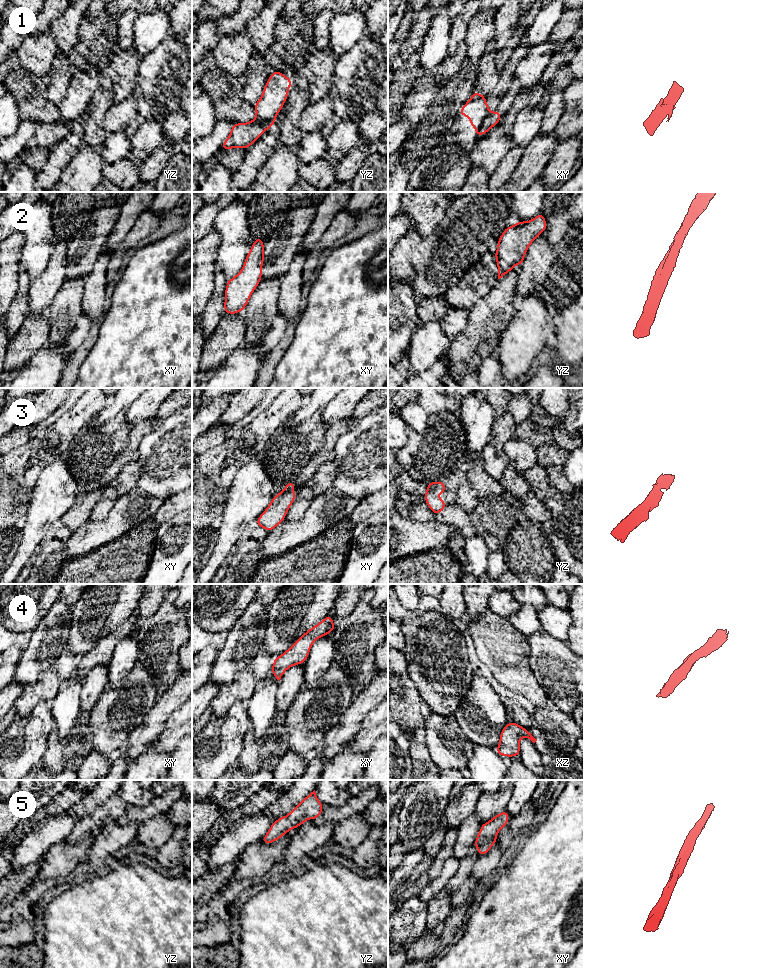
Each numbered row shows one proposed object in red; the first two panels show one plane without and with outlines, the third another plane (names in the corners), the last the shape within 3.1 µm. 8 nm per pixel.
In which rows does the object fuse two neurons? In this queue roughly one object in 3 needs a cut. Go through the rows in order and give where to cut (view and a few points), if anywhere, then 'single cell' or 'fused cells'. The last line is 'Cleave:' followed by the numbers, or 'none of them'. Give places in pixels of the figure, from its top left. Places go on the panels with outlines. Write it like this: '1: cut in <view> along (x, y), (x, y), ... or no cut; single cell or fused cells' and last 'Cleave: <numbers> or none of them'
1: cut in yz along (255, 118), (267, 126), (275, 120); fused cells
2: no cut; single cell
3: no cut; single cell
4: no cut; single cell
5: no cut; single cell
Cleave: 1

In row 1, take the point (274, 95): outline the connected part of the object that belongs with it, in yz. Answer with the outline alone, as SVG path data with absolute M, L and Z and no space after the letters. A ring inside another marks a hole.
M275 70L268 78L261 98L254 104L255 119L268 129L269 124L276 120L289 94L288 88L294 82L282 72Z

